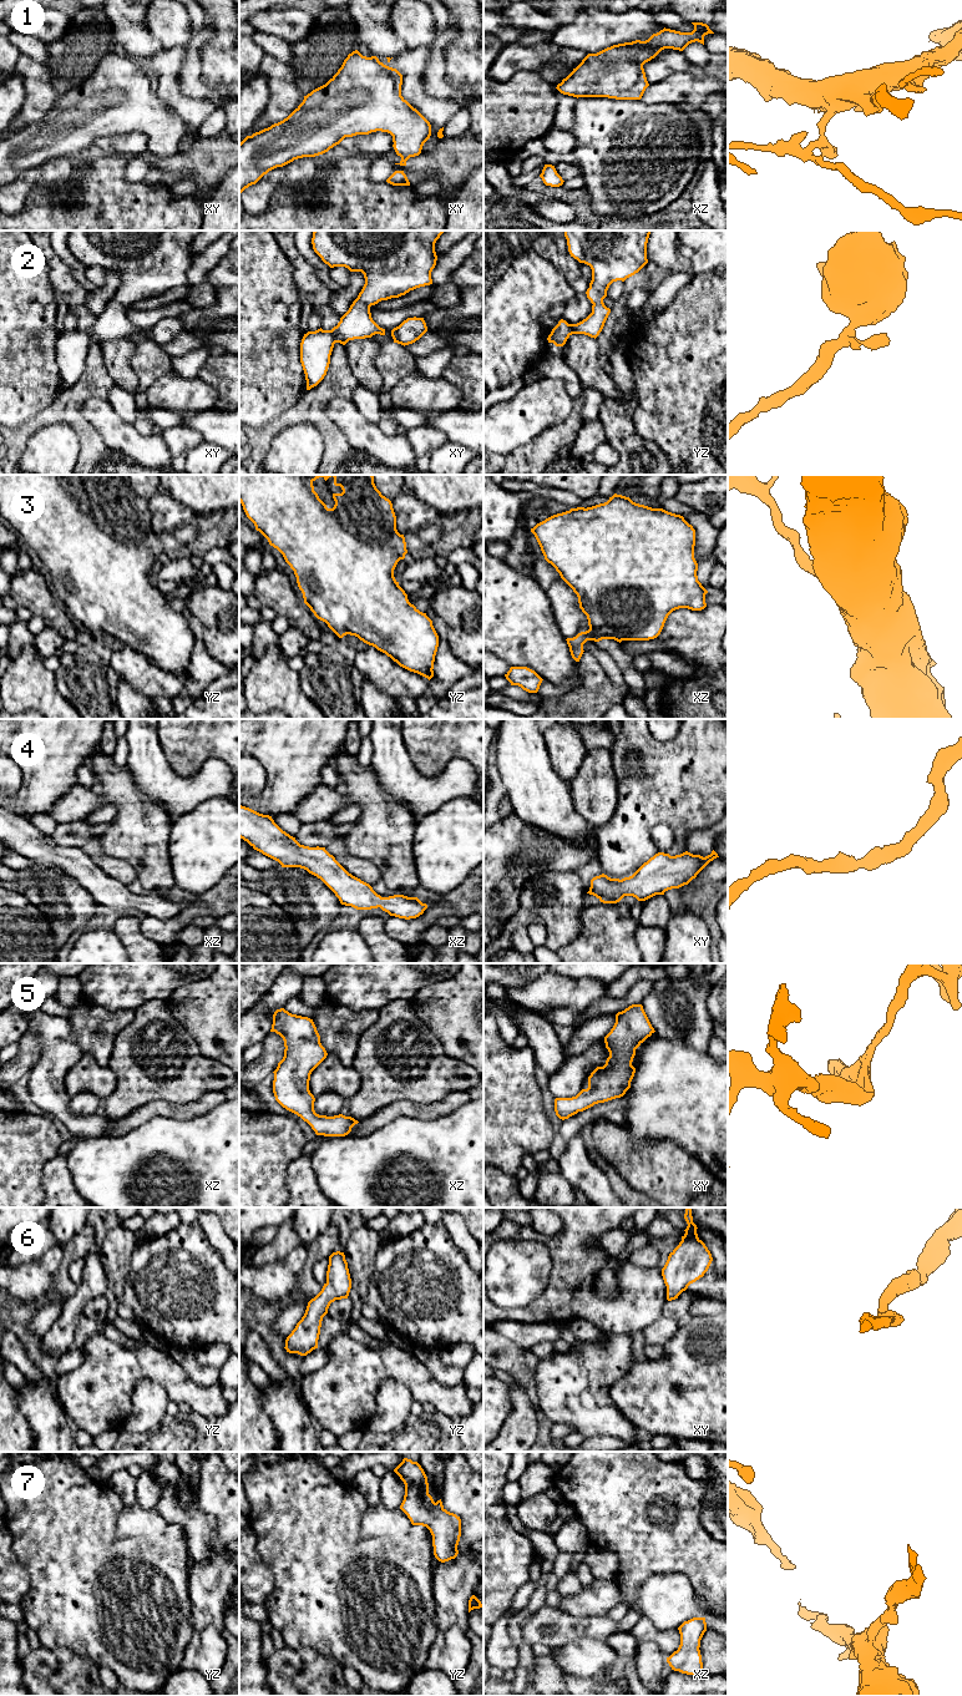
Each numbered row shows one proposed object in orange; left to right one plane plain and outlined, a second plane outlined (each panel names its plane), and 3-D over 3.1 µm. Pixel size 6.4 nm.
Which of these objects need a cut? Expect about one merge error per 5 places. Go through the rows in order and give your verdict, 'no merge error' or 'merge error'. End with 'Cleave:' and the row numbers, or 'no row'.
1: no merge error
2: no merge error
3: no merge error
4: no merge error
5: no merge error
6: no merge error
7: no merge error
Cleave: no row

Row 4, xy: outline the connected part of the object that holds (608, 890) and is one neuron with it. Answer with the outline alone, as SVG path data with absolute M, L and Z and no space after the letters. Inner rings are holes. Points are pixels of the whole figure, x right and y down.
M714 850L705 857L688 851L675 856L658 852L629 877L611 879L604 874L593 877L587 893L603 903L617 903L624 896L645 901L655 895L664 895L668 890L688 885L717 857L719 856Z

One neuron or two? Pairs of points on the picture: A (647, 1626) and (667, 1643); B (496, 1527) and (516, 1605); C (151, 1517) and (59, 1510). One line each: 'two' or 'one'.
A: one
B: two
C: two

